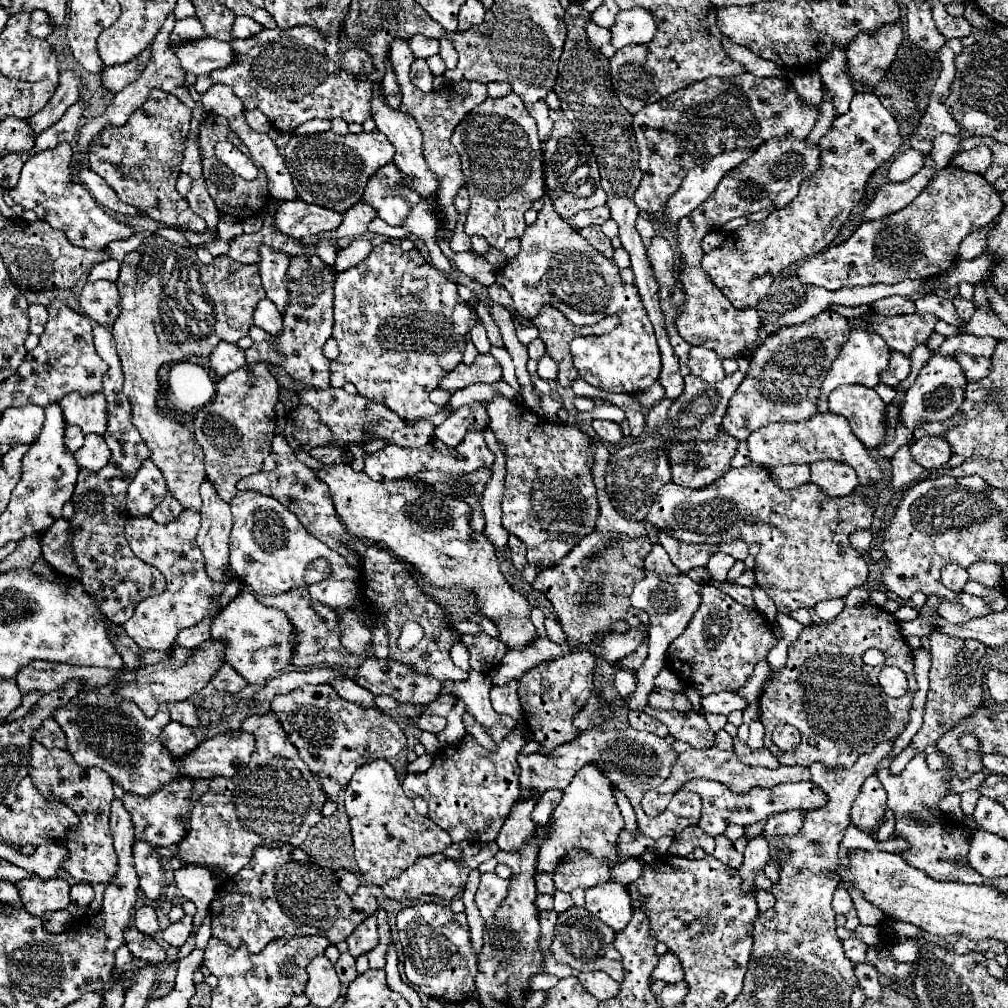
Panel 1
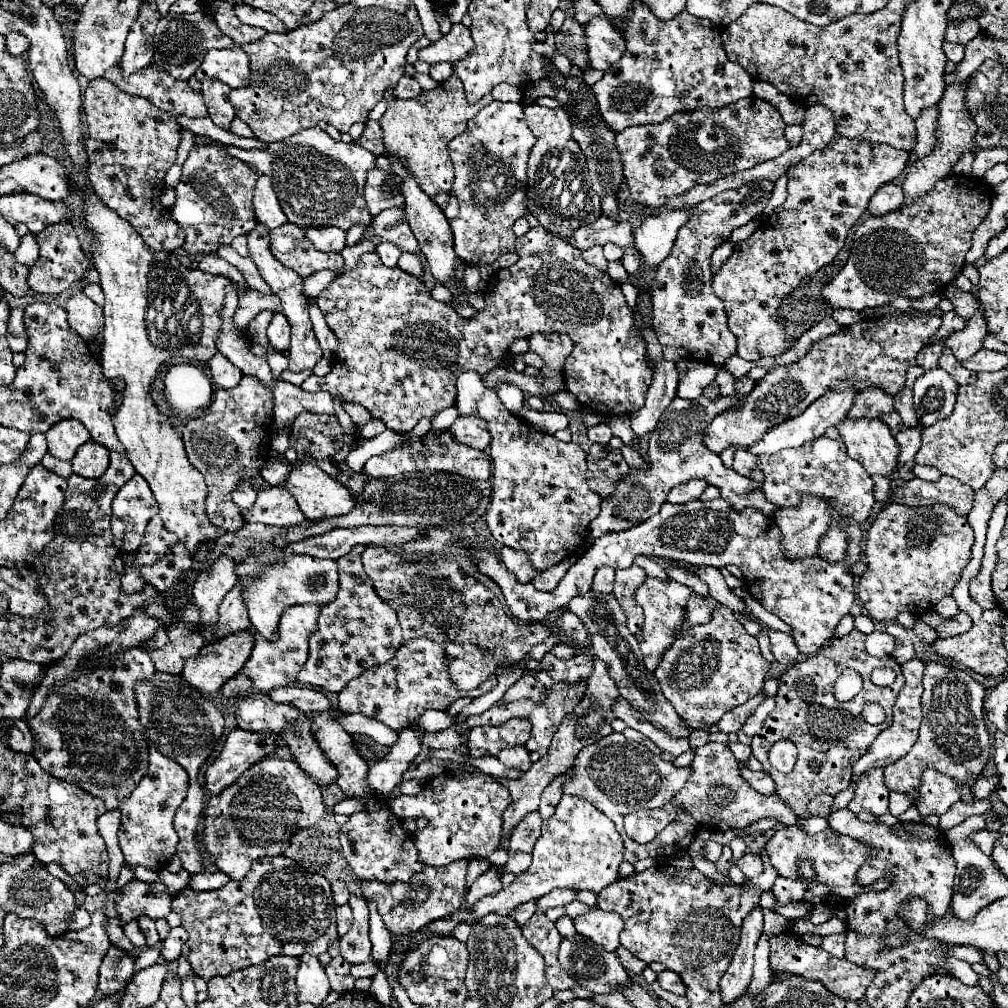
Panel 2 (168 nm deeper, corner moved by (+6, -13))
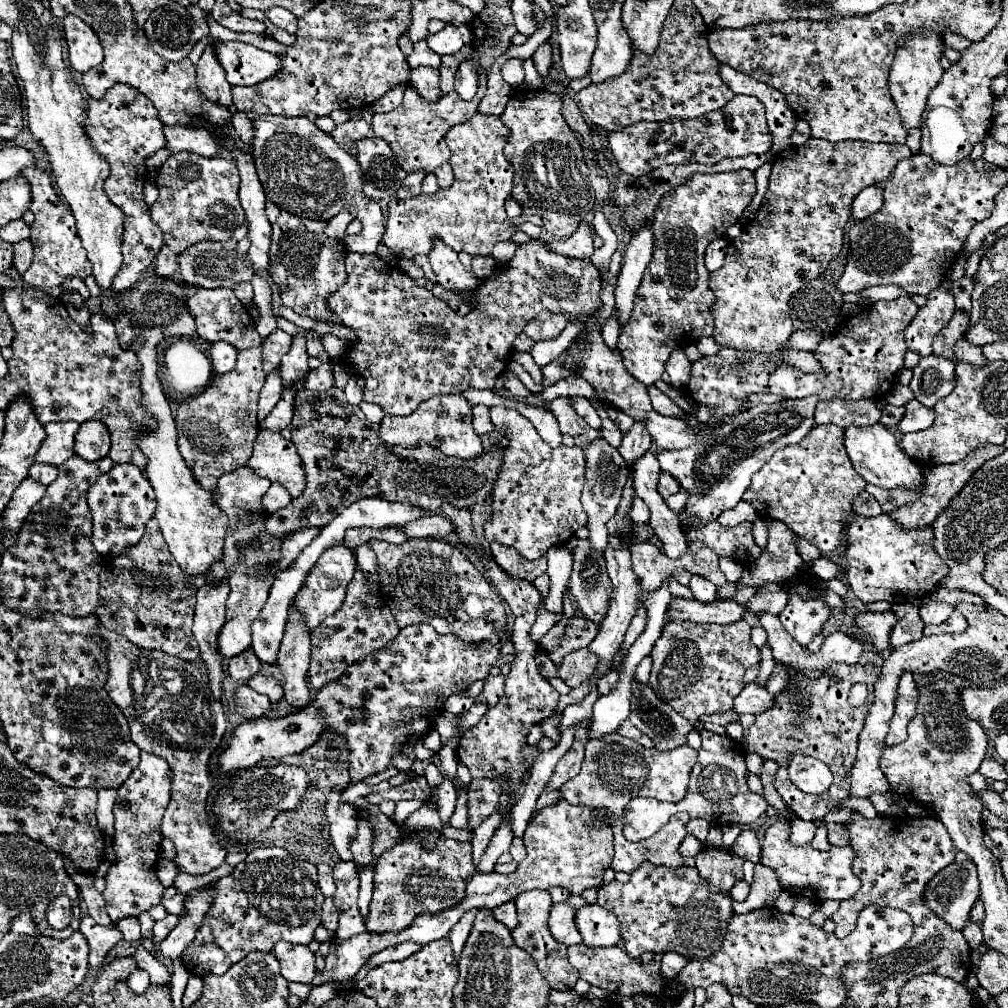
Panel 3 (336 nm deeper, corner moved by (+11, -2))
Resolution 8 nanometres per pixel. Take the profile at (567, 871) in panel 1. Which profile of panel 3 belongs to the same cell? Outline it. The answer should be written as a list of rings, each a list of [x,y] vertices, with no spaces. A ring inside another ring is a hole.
[[[533,889],[533,891],[523,891],[521,895],[517,895],[515,897],[515,907],[517,907],[517,915],[519,915],[519,925],[511,935],[513,935],[515,945],[525,949],[533,957],[537,969],[547,979],[551,989],[555,989],[555,991],[573,991],[579,975],[577,975],[577,969],[571,967],[571,963],[567,961],[567,947],[561,947],[553,939],[553,935],[549,933],[548,917],[551,905],[553,903],[551,903],[549,891]]]

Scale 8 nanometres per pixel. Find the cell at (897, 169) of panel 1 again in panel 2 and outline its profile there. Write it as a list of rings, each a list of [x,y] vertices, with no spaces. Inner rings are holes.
[[[884,184],[876,194],[874,198],[870,200],[870,206],[868,206],[868,212],[872,212],[874,216],[882,216],[886,212],[892,212],[892,210],[898,210],[902,206],[902,188],[898,184]]]

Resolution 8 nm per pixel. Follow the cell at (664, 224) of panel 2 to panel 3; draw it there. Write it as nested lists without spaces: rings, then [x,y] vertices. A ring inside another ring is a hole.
[[[645,225],[633,233],[631,243],[623,255],[623,267],[617,277],[617,287],[615,287],[615,313],[617,313],[619,327],[625,327],[625,323],[631,317],[637,287],[653,255],[653,241],[655,239],[653,239],[651,227]]]

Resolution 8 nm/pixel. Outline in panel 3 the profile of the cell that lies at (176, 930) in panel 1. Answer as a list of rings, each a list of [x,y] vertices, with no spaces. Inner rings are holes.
[[[167,915],[165,919],[161,919],[153,925],[153,943],[155,945],[159,945],[169,935],[169,931],[177,925],[177,919],[179,919],[177,915]]]

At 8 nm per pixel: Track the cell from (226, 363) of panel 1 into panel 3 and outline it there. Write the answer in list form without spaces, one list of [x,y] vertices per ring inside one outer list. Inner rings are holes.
[[[217,341],[211,347],[211,363],[213,369],[217,373],[227,373],[235,367],[235,359],[237,359],[237,351],[235,347],[231,347],[231,343],[227,341]]]

